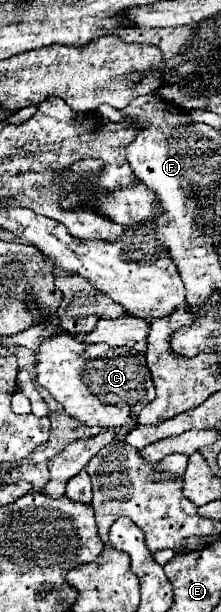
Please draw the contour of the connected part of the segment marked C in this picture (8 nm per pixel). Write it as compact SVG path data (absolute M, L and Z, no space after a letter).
M59 331L59 335L43 339L37 347L35 367L37 383L45 387L71 417L89 427L137 427L139 411L155 399L145 355L127 347L85 345Z

